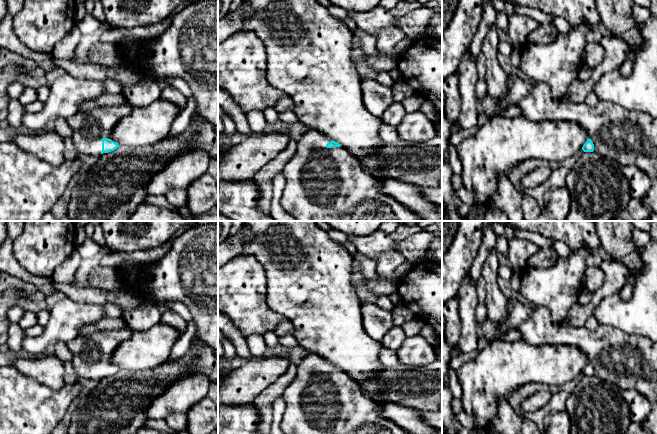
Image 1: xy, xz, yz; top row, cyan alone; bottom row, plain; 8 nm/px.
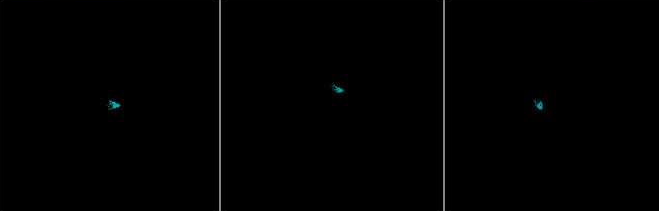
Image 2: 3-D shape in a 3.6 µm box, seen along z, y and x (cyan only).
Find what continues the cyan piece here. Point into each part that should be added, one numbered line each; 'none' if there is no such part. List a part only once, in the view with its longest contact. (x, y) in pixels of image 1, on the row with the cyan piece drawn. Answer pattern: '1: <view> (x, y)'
1: xz (322, 184)

